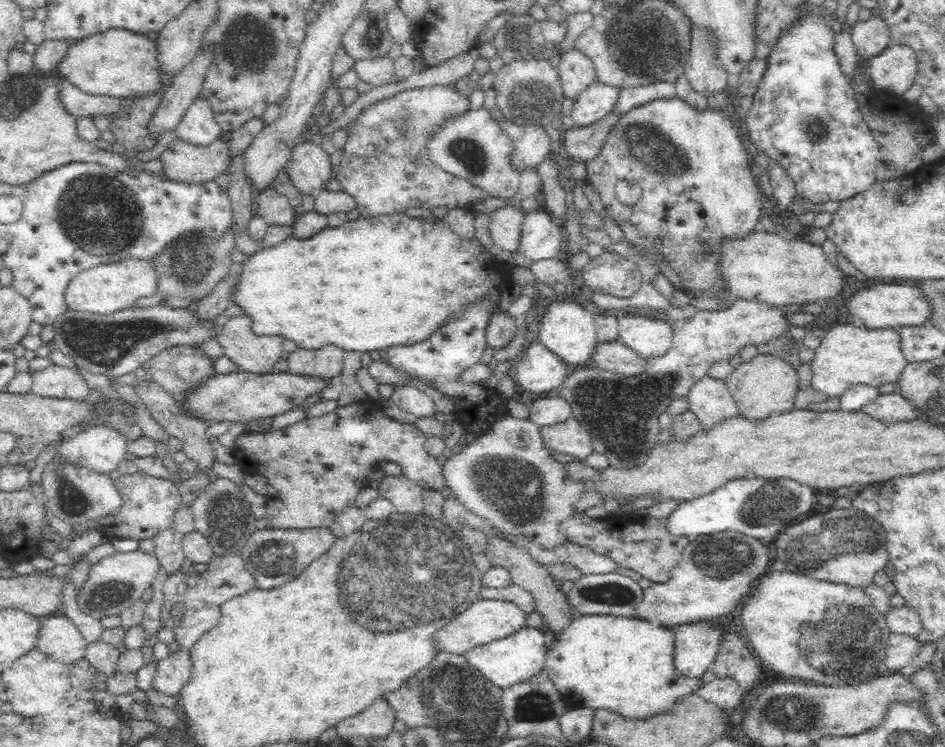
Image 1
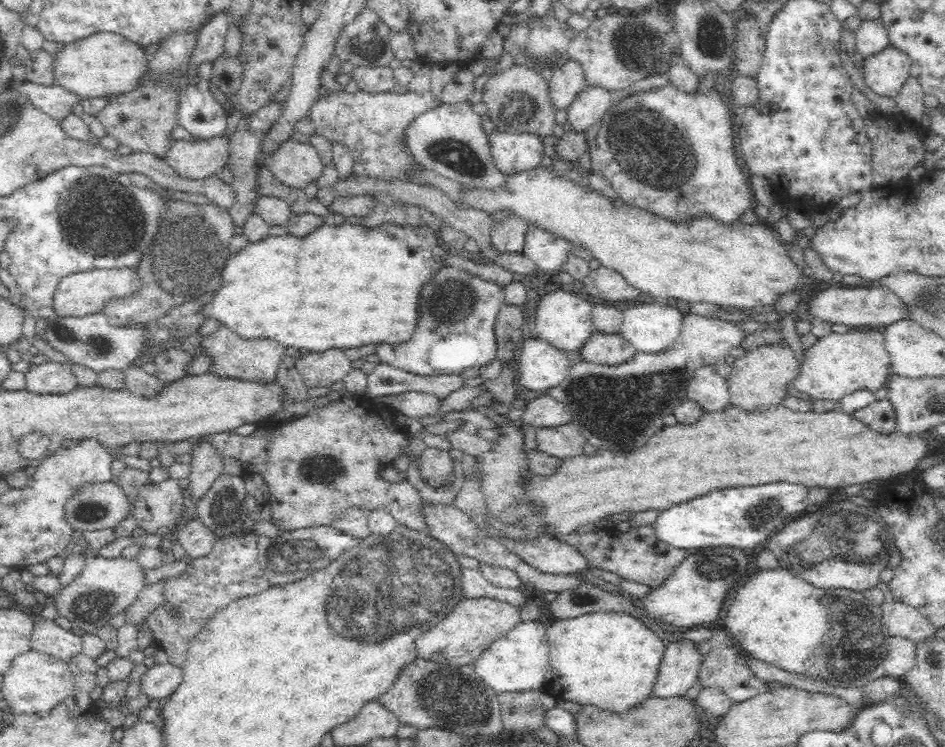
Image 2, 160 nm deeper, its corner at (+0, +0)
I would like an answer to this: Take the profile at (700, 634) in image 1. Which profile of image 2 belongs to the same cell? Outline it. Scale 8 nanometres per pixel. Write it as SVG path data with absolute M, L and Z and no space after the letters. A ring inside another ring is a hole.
M689 639L670 643L664 650L652 697L684 697L688 688L697 680L701 660L698 647L694 647Z

